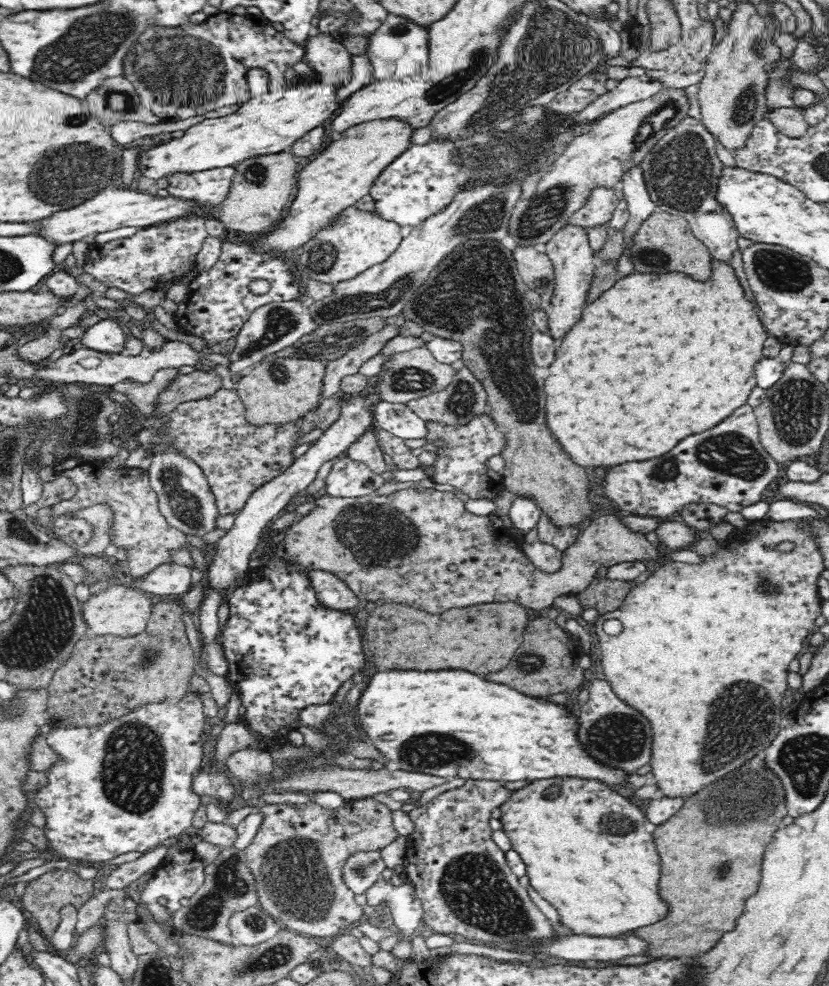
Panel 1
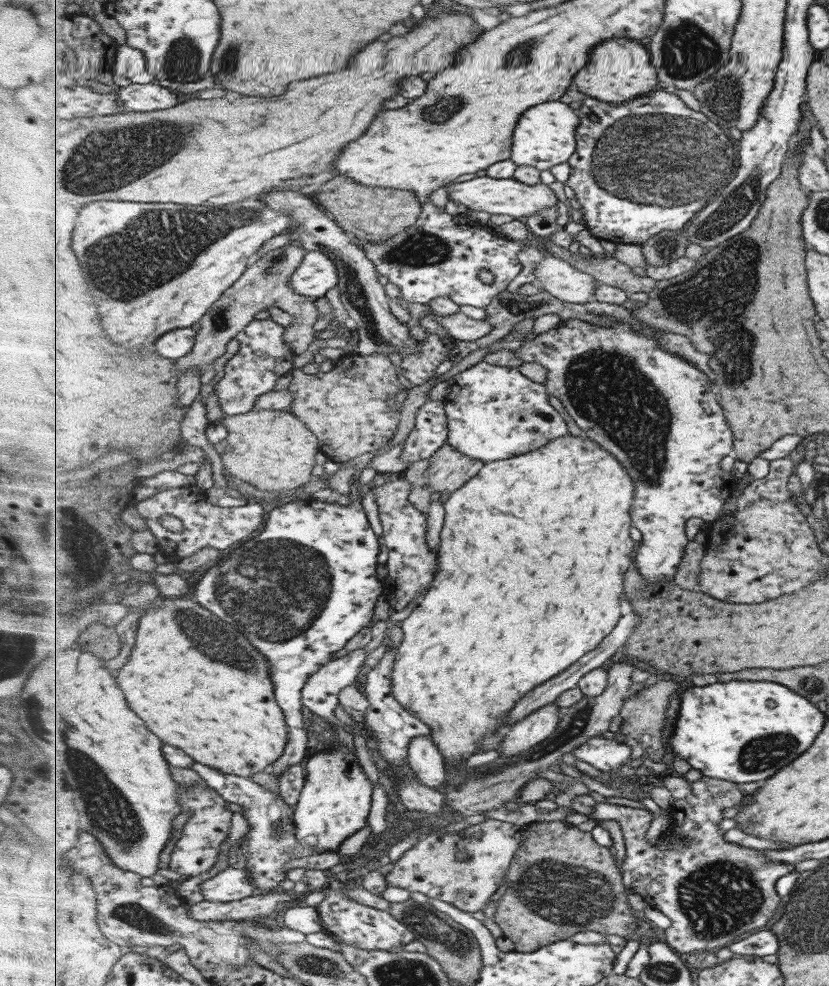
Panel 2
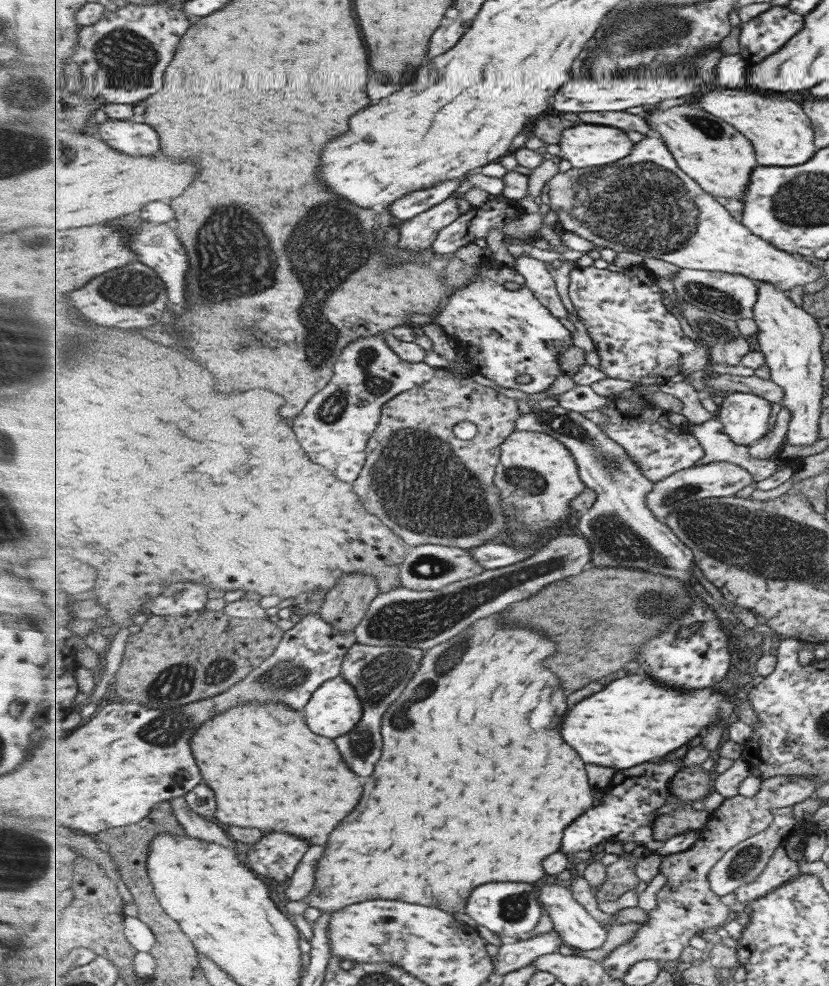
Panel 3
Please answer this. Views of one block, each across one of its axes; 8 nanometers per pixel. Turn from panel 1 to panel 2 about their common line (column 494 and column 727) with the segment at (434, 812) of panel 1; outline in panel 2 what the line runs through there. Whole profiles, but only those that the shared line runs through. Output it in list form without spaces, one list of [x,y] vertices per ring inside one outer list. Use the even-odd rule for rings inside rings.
[[[705,776],[692,782],[689,797],[675,801],[671,812],[671,826],[655,846],[647,842],[646,832],[649,830],[651,819],[649,810],[599,803],[590,816],[596,821],[604,819],[620,823],[626,844],[626,855],[621,868],[624,885],[631,894],[639,894],[649,905],[657,907],[671,918],[672,925],[666,929],[666,941],[670,948],[679,953],[714,952],[727,948],[735,943],[734,937],[767,926],[781,904],[781,896],[777,894],[775,884],[781,876],[791,873],[795,865],[773,863],[766,858],[762,850],[743,848],[723,840],[723,834],[726,832],[725,829],[721,829],[721,821],[724,820],[723,810],[741,805],[745,795],[737,788],[737,782]]]

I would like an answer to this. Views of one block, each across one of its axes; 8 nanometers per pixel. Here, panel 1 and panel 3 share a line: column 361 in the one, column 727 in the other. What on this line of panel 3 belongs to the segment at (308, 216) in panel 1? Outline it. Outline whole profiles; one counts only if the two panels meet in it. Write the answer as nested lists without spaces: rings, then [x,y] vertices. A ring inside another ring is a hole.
[[[699,101],[685,106],[674,103],[654,108],[645,116],[654,132],[665,139],[677,164],[709,194],[743,201],[751,184],[751,174],[759,165],[756,147],[740,130],[714,116]]]

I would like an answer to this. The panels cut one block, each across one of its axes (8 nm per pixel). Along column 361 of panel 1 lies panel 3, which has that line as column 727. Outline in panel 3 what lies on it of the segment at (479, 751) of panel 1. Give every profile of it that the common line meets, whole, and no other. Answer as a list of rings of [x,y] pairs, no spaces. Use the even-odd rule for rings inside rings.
[[[635,674],[629,678],[615,680],[611,686],[597,692],[595,696],[581,700],[573,710],[567,712],[561,734],[563,734],[565,742],[569,742],[579,752],[579,756],[583,758],[585,764],[599,764],[599,766],[615,768],[620,773],[624,769],[643,765],[646,762],[655,761],[669,752],[675,752],[677,748],[685,746],[691,738],[699,736],[699,732],[706,732],[703,728],[707,724],[714,724],[717,719],[720,721],[722,719],[723,726],[728,728],[730,723],[734,721],[738,706],[739,700],[733,697],[731,691],[726,693],[721,690],[715,692],[701,690],[697,694],[683,696],[681,692],[667,690],[667,688],[659,686],[649,676]]]

